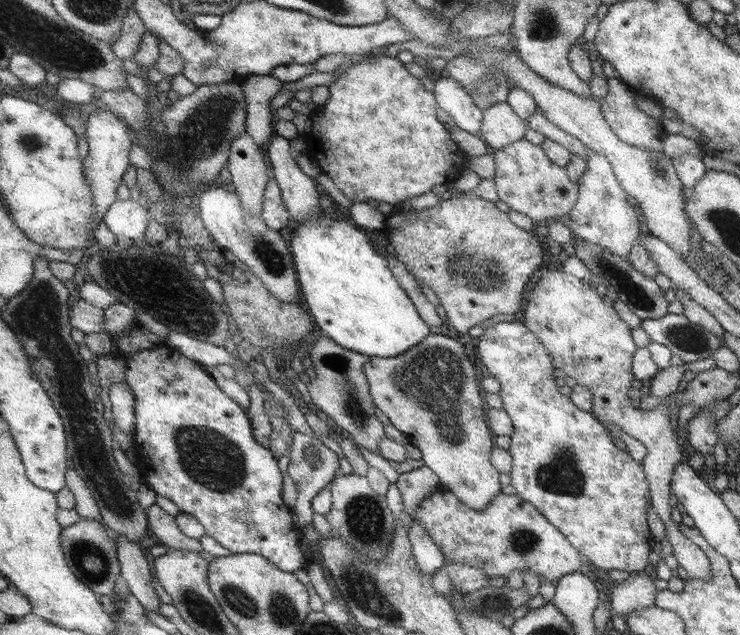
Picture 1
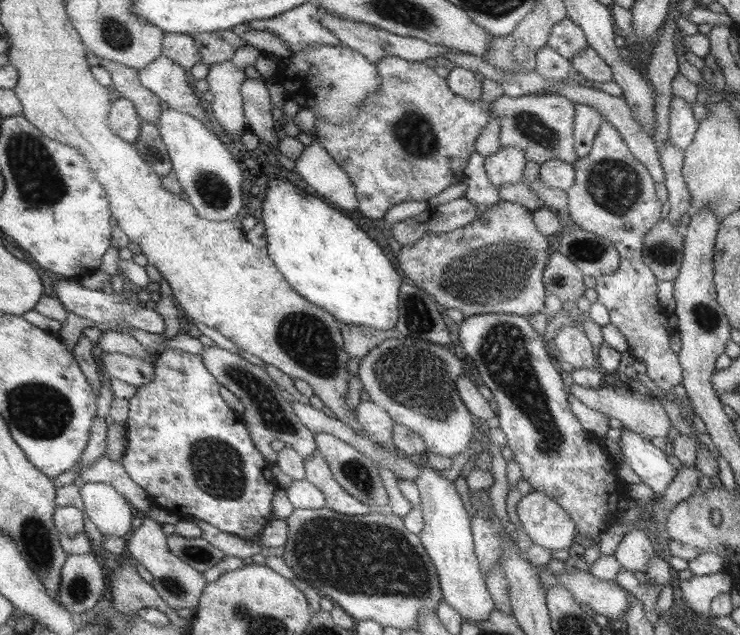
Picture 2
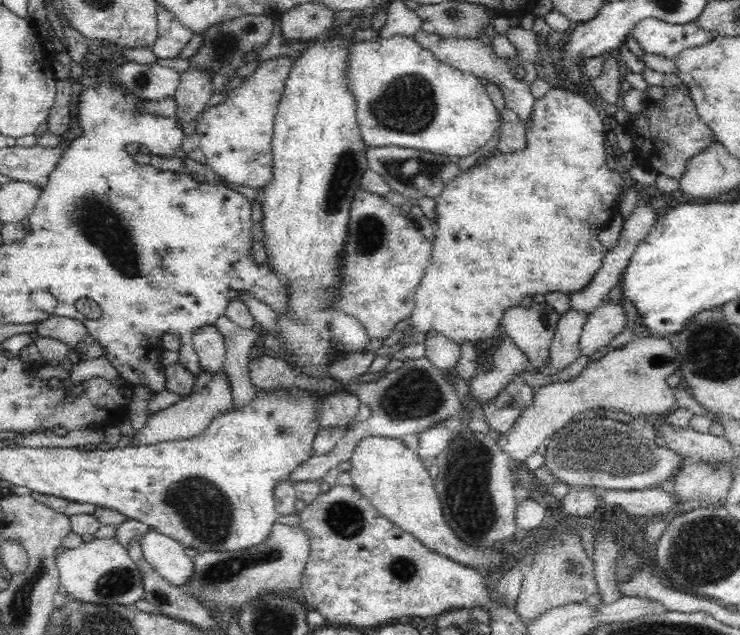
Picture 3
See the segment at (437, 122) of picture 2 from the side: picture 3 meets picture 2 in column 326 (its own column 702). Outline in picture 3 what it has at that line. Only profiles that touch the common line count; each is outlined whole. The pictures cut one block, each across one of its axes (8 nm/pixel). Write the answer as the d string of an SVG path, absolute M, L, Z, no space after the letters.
M664 83L662 87L665 90L663 99L656 102L646 100L638 114L632 118L628 116L625 127L635 144L637 164L655 170L658 176L679 182L686 172L686 163L716 140L710 127L700 120L691 92L684 83L678 86Z

